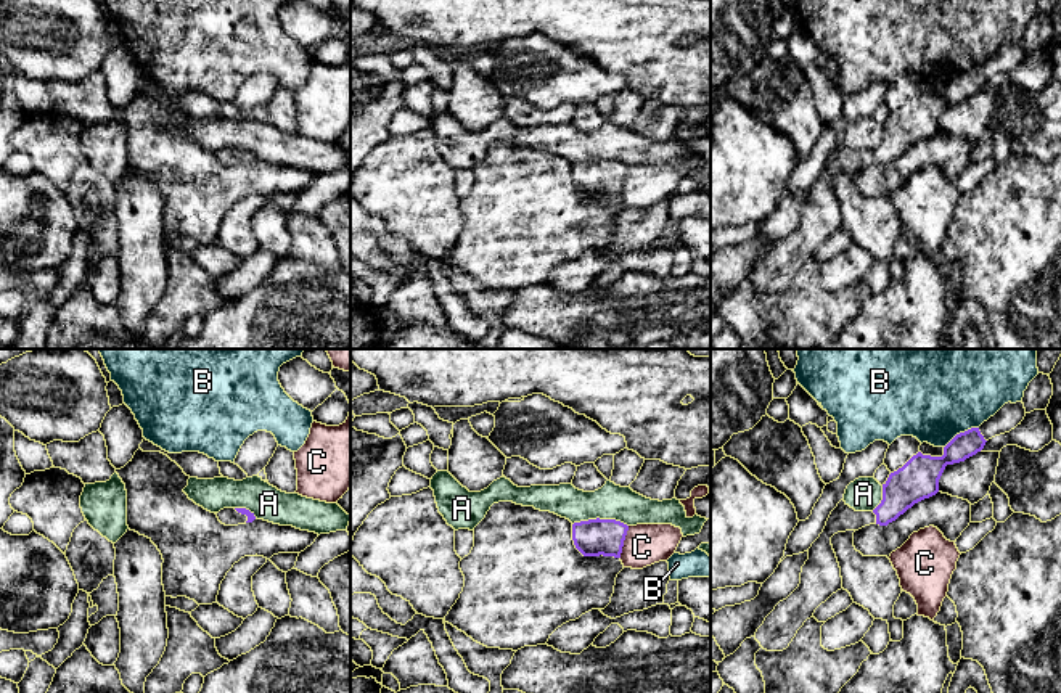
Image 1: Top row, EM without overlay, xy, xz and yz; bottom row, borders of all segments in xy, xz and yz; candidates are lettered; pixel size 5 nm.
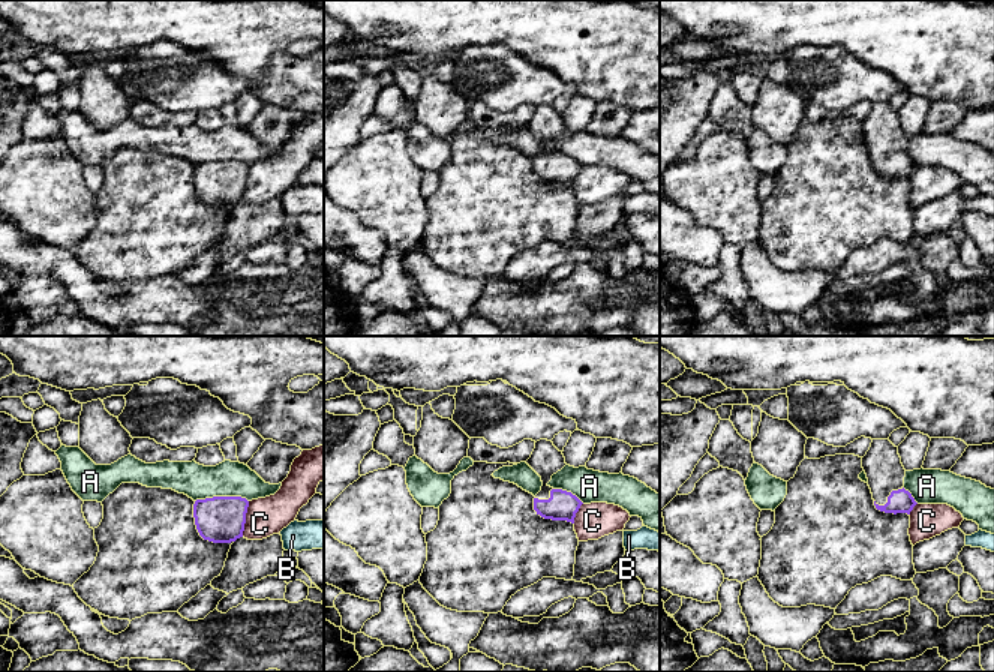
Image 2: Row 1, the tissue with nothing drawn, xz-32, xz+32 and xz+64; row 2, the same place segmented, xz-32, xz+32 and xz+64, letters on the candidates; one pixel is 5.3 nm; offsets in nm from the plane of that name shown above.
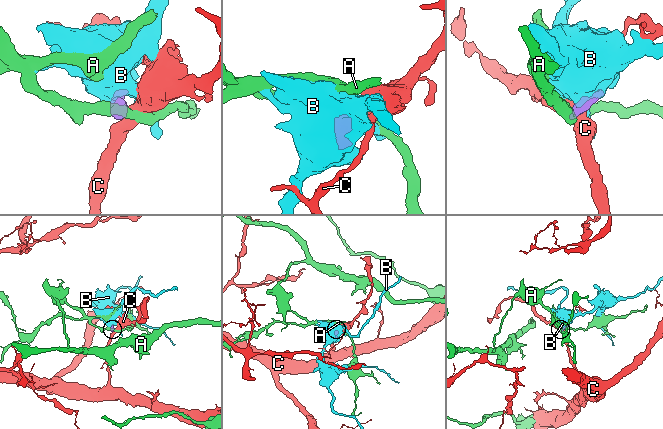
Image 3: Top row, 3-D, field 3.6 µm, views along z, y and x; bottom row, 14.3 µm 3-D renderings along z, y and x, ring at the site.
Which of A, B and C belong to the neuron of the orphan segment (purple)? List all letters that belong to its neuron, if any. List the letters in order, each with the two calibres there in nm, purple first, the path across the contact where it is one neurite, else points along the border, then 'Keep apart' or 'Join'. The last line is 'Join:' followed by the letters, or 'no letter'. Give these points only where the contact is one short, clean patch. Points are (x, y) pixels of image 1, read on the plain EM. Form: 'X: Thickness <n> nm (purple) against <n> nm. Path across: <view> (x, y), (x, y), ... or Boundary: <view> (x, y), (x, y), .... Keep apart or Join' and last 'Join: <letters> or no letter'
A: Thickness 190 nm (purple) against 180 nm. Boundary: xz (573, 163), (614, 158), (627, 166). Keep apart
B: Thickness 150 nm (purple) against 400 nm. Keep apart
C: Thickness 190 nm (purple) against 200 nm. Boundary: xz (629, 166), (619, 196). Keep apart
Join: no letter

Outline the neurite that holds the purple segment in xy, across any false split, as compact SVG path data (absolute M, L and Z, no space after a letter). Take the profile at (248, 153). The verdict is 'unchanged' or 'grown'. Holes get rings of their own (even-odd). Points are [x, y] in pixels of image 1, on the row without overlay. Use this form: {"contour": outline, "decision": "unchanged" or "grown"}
{"contour": "M223 148L215 153L219 161L225 166L238 166L252 162L256 159L254 153L246 148Z", "decision": "grown"}

